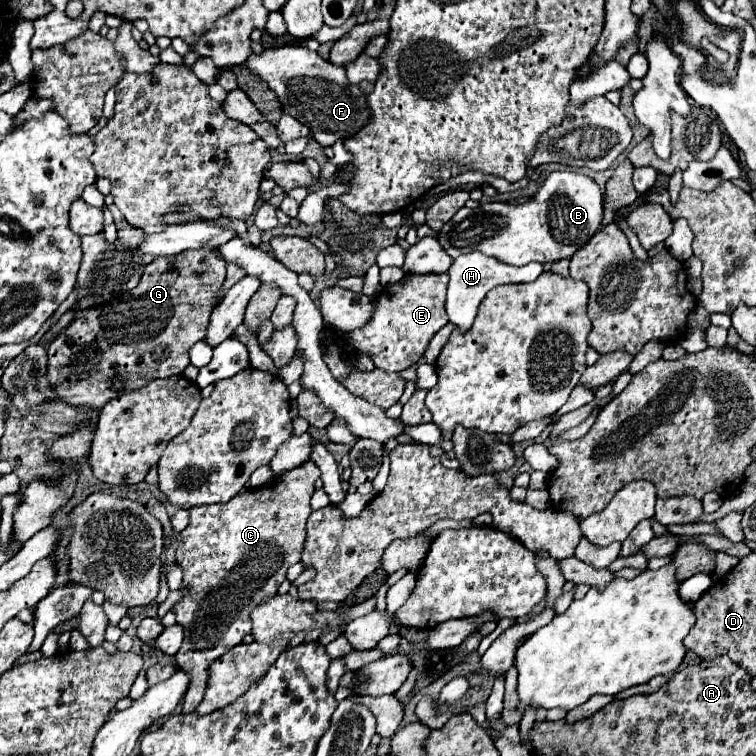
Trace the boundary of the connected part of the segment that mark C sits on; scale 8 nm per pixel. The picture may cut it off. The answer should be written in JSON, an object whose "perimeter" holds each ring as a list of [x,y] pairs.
{"perimeter":[[[309,459],[297,469],[275,475],[263,487],[235,495],[229,503],[191,507],[191,523],[181,531],[183,545],[177,549],[183,585],[189,591],[173,607],[177,623],[185,629],[177,667],[191,675],[183,713],[191,713],[203,699],[209,663],[243,641],[251,631],[251,609],[275,595],[289,565],[301,559],[305,523],[311,515],[309,499],[319,477],[319,469]]]}

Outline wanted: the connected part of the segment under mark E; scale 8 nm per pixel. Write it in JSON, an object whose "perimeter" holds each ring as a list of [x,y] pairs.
{"perimeter":[[[407,273],[405,279],[401,279],[395,285],[387,285],[377,293],[375,297],[375,315],[367,321],[367,325],[359,331],[331,331],[335,345],[345,353],[363,353],[369,355],[375,367],[387,371],[387,373],[397,373],[403,371],[411,365],[415,365],[425,351],[425,363],[435,363],[441,347],[445,345],[447,337],[451,335],[453,327],[447,323],[447,313],[445,313],[445,293],[447,293],[447,283],[449,275],[417,275],[417,273]]]}

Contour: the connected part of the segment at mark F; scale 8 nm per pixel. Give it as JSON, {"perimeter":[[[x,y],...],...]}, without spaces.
{"perimeter":[[[285,45],[279,49],[265,49],[259,55],[251,53],[243,65],[253,75],[267,81],[271,91],[275,91],[283,113],[289,113],[309,127],[319,145],[333,145],[339,139],[347,139],[369,121],[367,101],[365,95],[359,93],[359,87],[347,83],[343,67],[331,65],[315,51],[299,45]]]}

